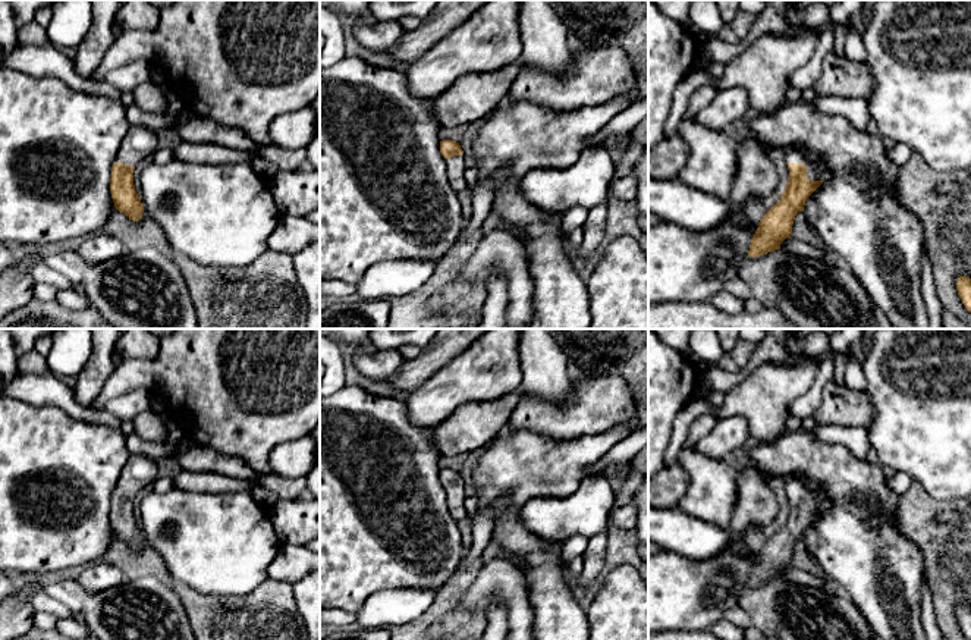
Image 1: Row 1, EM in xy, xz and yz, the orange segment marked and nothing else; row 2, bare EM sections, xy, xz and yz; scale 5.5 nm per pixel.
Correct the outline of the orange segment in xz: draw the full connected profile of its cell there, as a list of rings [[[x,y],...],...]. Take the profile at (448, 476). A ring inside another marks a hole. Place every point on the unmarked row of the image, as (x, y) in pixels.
[[[452,468],[440,470],[440,481],[446,490],[446,499],[450,514],[458,521],[465,520],[466,518],[465,501],[468,496],[465,493],[465,484],[459,471]]]

